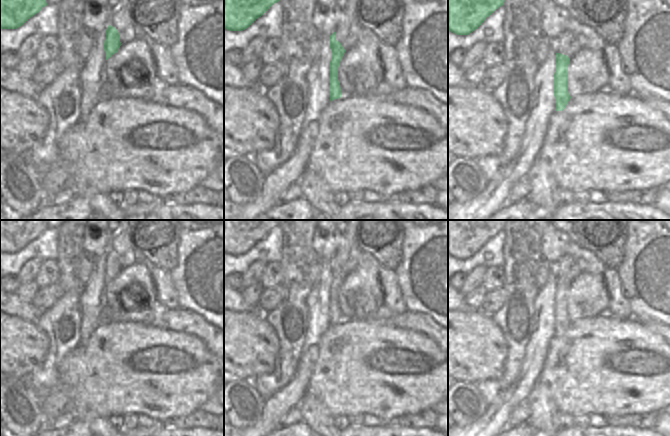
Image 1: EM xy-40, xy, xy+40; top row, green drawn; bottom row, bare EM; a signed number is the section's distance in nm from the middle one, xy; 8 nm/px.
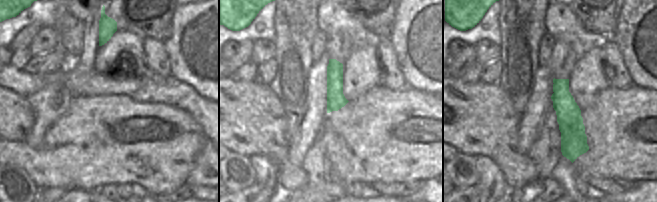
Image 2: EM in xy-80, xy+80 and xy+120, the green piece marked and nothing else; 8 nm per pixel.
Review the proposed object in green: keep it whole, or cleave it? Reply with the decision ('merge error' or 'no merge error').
merge error

